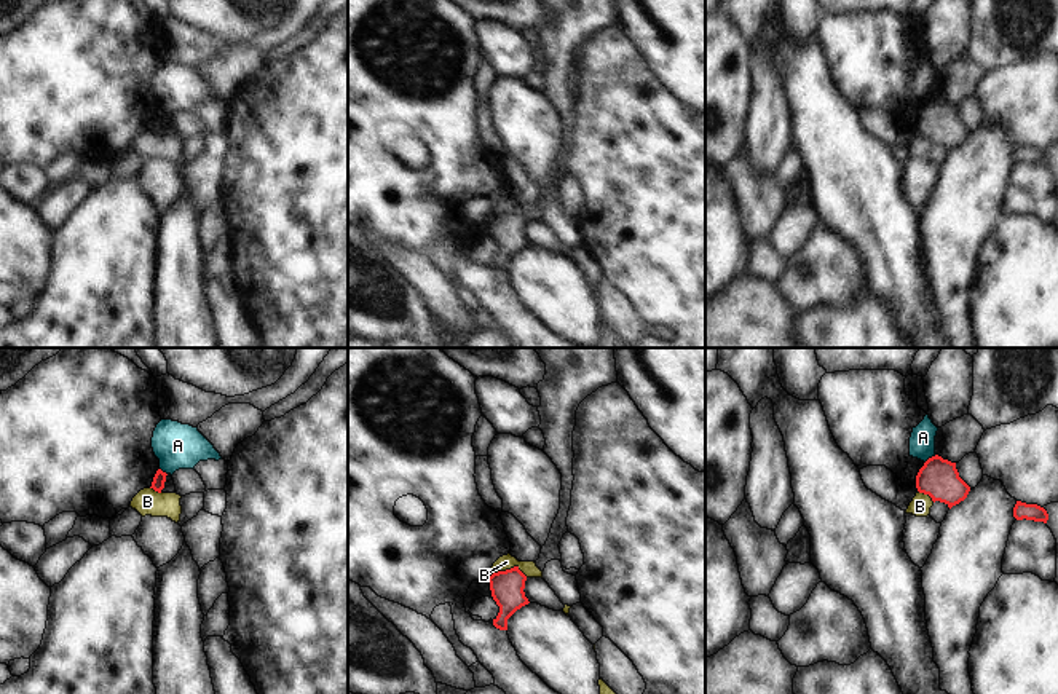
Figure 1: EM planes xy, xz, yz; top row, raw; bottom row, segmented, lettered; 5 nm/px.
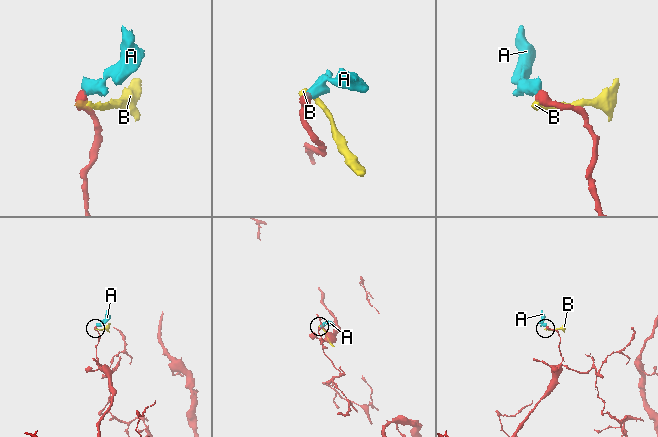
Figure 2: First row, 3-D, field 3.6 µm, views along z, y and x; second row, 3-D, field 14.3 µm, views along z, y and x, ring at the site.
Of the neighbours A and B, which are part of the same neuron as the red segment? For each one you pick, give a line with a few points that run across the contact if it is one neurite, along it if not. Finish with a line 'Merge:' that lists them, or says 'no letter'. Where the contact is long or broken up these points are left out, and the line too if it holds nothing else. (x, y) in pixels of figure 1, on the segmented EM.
Merge: no letter

